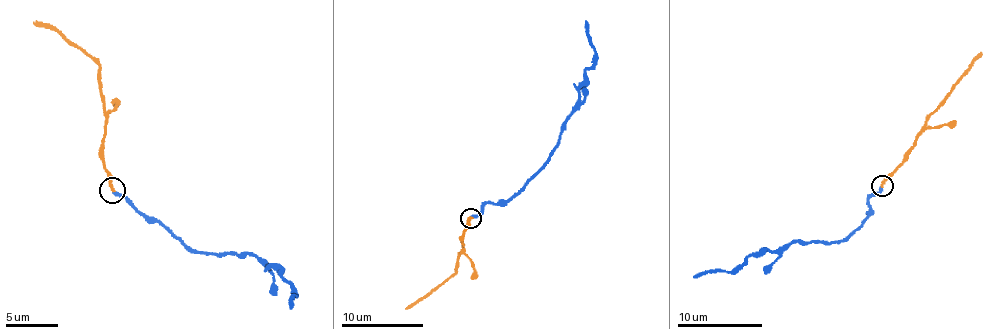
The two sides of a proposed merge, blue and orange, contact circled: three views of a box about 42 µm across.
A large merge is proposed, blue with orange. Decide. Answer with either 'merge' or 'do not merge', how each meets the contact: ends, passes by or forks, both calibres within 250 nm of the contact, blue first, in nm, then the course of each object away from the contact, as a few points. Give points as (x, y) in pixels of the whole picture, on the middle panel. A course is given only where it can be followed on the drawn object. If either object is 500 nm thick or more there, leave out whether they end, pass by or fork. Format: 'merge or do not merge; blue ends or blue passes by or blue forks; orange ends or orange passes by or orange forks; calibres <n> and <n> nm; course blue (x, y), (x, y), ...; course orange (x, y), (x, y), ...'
merge; blue ends; orange ends; calibres 260 and 220 nm; course blue (470, 217), (486, 202), (504, 203), (547, 160), (578, 101), (584, 70), (594, 63), (586, 20); course orange (470, 217), (455, 273), (405, 309)

